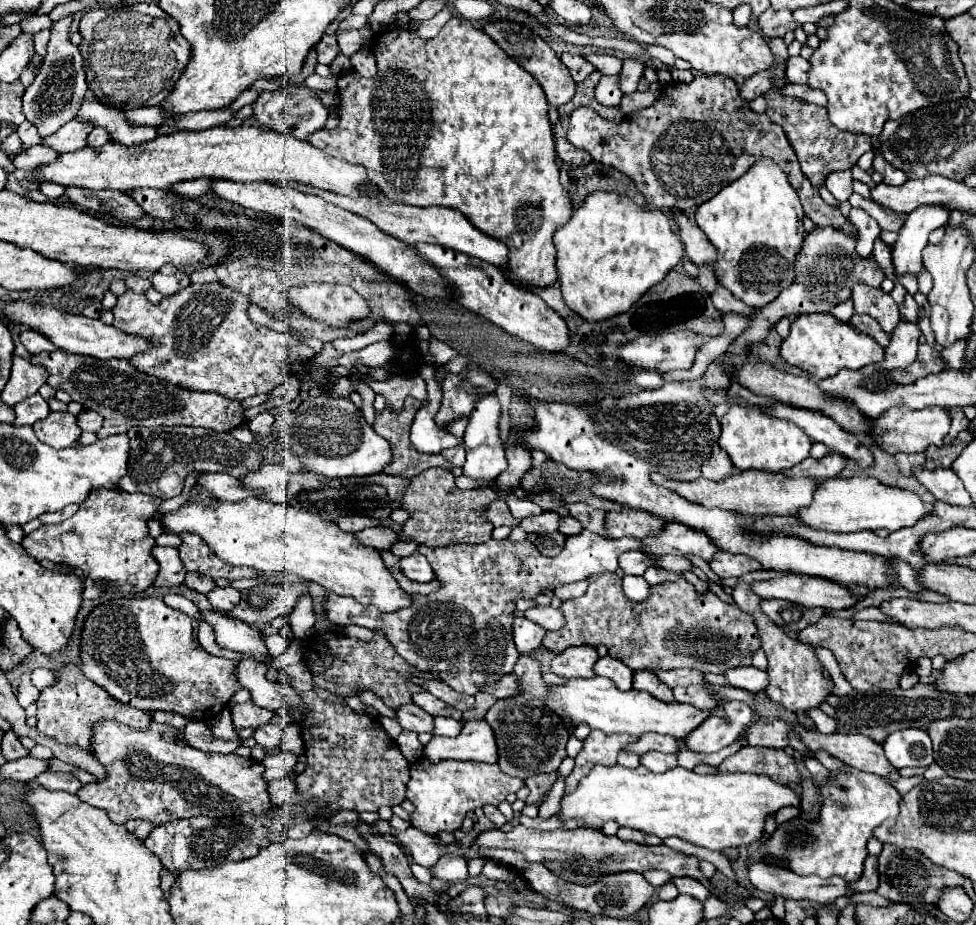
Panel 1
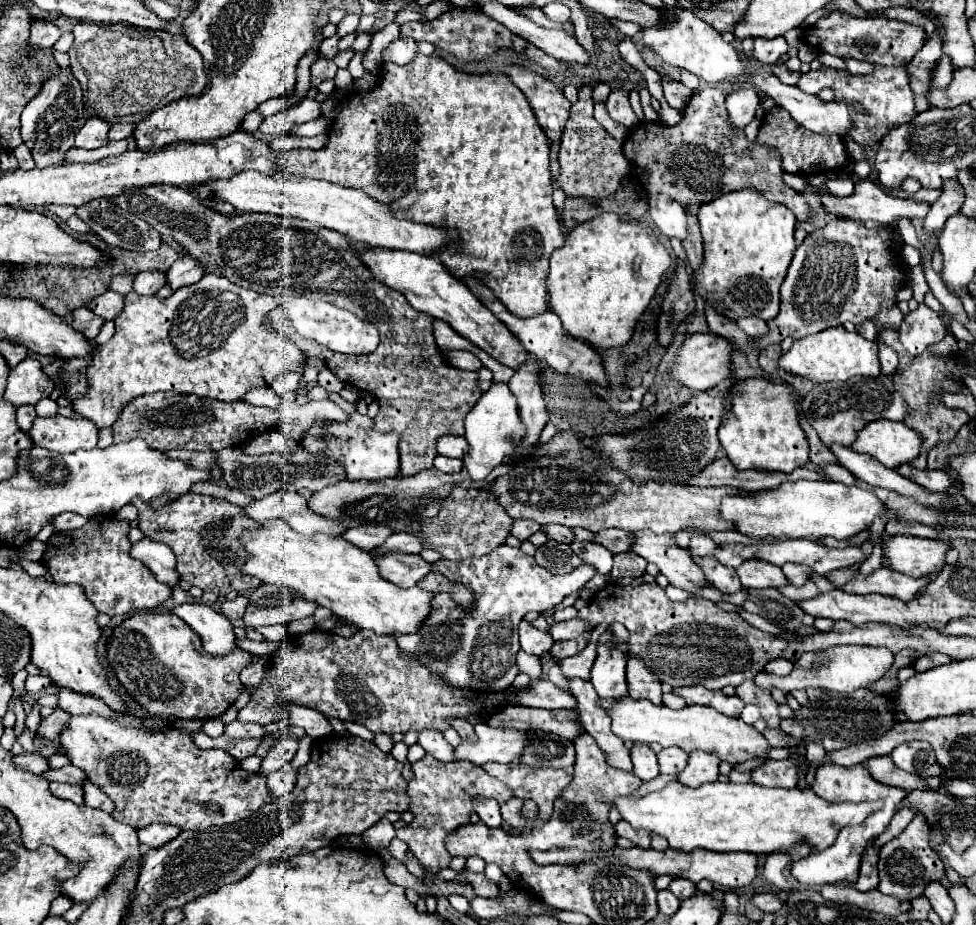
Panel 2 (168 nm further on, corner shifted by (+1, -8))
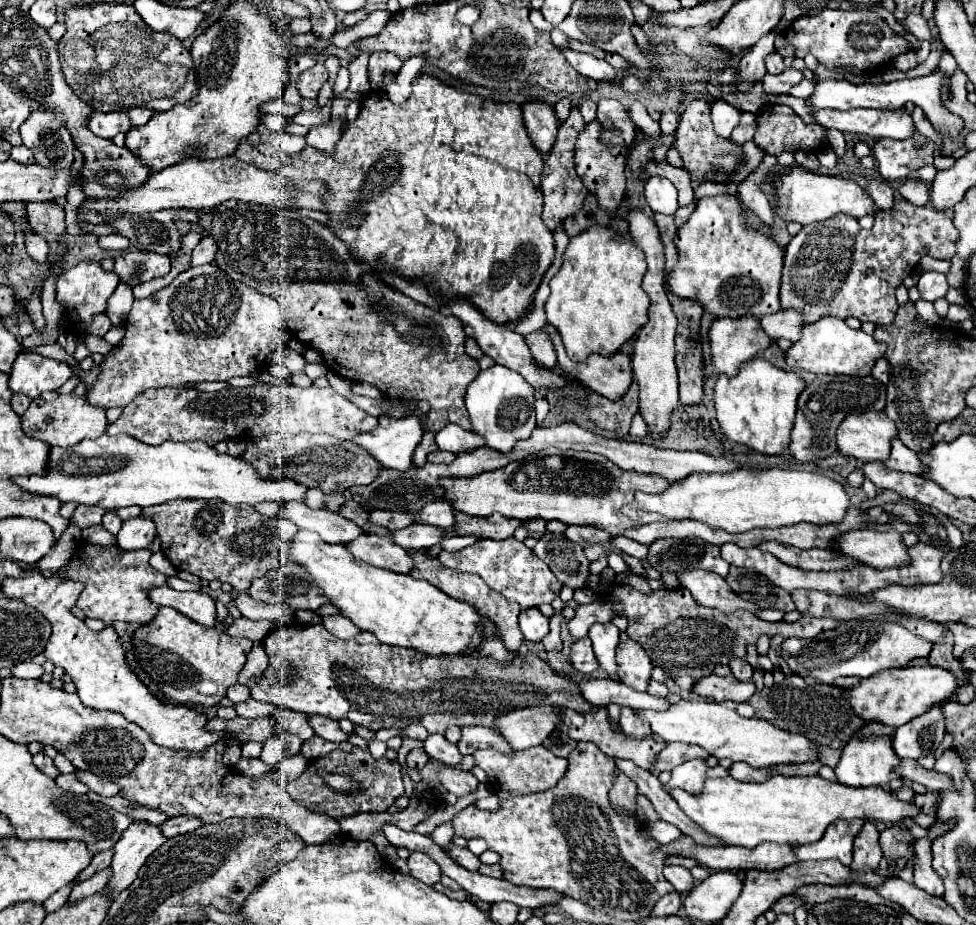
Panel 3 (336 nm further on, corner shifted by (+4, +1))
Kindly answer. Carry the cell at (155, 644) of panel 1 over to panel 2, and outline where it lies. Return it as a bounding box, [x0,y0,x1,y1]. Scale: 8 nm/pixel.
[108,614,252,720]

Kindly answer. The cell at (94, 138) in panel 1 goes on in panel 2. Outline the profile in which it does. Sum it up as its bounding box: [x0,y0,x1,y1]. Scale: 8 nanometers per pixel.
[110,124,134,142]

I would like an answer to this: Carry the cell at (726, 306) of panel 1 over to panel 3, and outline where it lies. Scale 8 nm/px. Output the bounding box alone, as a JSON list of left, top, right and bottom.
[761,311,803,341]

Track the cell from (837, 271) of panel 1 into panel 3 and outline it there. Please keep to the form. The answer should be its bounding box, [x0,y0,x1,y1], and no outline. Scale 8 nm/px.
[781,197,957,325]

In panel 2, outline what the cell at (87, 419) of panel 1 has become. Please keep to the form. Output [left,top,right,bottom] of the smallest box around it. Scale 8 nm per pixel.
[72,274,306,428]

